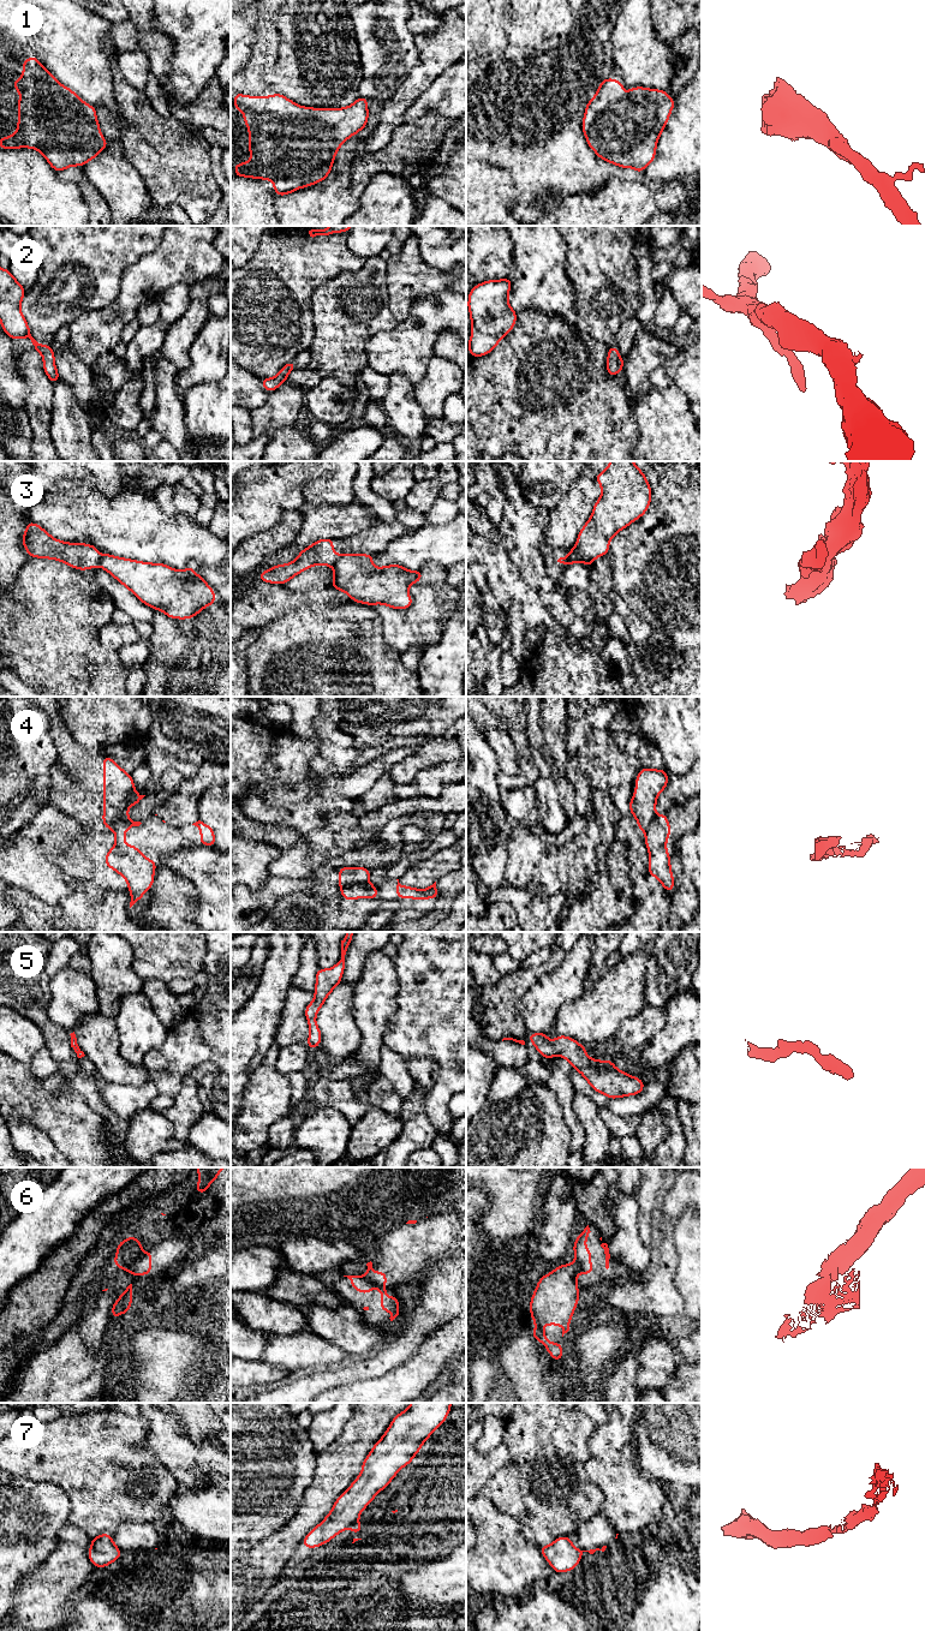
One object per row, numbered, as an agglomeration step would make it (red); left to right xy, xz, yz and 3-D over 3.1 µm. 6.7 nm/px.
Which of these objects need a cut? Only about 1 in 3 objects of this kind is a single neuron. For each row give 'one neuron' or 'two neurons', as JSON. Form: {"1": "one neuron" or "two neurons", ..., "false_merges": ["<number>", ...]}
{"1": "one neuron", "2": "one neuron", "3": "two neurons", "4": "two neurons", "5": "one neuron", "6": "two neurons", "7": "two neurons", "false_merges": ["3", "4", "6", "7"]}

